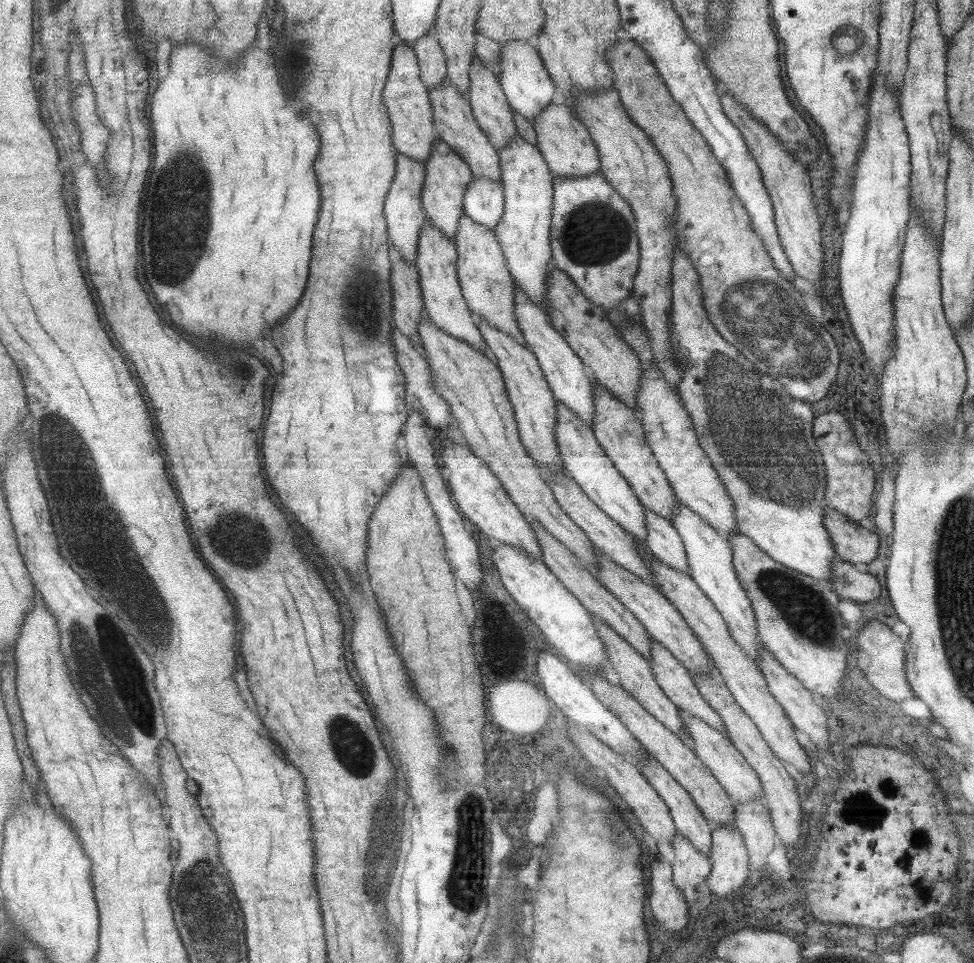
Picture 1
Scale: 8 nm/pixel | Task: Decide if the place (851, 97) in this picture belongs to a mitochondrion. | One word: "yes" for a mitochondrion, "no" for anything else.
no

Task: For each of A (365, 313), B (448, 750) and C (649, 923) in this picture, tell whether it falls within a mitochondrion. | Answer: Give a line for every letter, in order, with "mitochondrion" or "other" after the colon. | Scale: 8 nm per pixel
A: mitochondrion
B: other
C: other

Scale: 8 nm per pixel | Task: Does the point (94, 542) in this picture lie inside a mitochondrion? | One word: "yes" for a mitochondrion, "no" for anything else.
yes

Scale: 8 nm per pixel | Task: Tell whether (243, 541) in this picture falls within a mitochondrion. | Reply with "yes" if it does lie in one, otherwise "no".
yes

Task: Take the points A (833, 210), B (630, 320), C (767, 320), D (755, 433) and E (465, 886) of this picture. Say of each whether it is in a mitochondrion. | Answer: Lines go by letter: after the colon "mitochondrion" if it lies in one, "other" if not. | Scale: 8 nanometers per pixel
A: other
B: mitochondrion
C: mitochondrion
D: mitochondrion
E: mitochondrion

